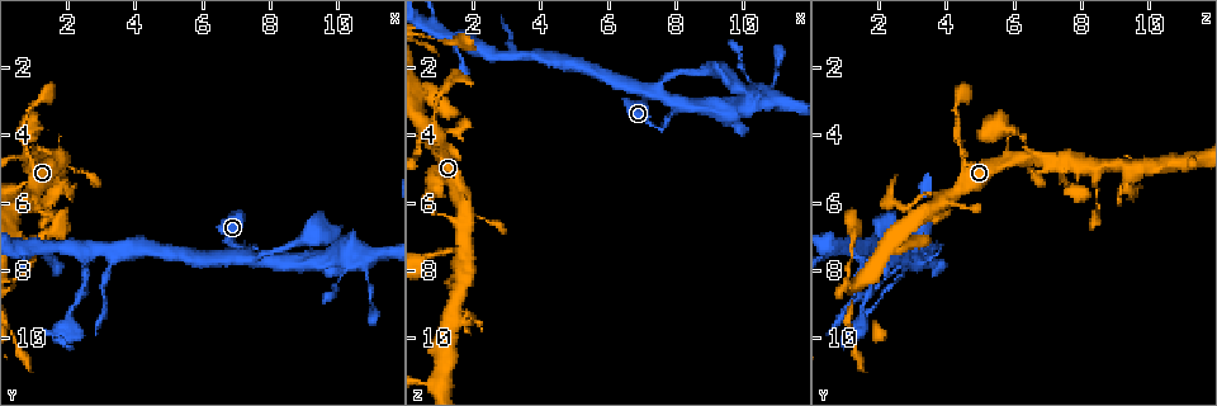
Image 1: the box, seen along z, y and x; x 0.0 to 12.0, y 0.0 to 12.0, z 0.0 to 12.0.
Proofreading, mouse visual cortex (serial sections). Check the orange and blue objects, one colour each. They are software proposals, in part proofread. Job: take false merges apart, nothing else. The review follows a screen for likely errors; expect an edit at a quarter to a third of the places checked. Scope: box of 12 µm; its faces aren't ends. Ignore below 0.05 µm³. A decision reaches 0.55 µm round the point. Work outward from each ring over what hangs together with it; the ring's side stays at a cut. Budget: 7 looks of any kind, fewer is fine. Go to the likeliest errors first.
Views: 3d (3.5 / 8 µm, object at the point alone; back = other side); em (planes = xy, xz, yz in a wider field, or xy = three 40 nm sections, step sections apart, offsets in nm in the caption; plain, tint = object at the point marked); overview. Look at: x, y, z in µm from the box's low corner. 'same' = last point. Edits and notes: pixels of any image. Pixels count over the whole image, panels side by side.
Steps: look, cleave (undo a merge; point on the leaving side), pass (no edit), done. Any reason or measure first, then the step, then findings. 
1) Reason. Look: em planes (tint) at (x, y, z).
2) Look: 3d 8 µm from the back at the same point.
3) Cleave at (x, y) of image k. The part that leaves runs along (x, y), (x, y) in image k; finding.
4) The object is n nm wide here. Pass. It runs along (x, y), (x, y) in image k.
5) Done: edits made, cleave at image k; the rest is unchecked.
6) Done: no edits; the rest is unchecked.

Sharp bend. Look: 3d 3.5 µm at (1.7, 4.7, 6.3).

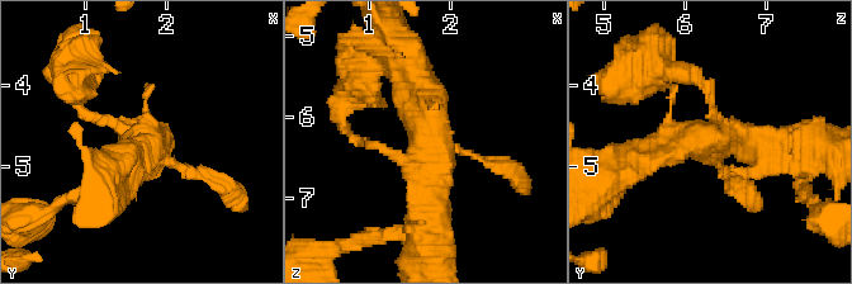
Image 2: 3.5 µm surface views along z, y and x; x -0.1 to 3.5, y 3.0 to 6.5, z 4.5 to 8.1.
Look: em xy step 5 (tint) at (1.80, 4.65, 6.35).

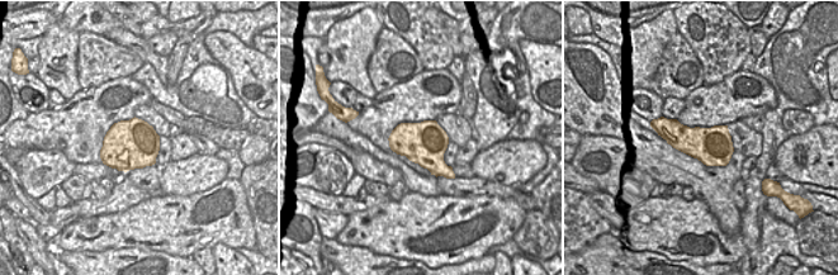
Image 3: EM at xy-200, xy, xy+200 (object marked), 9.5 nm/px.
Pass. It runs along (410, 70), (438, 145), (430, 223) in image 2; all the same cell.

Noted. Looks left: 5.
Abrupt turn. Look: 3d 3.5 µm at (7.6, 7.4, 3.8).

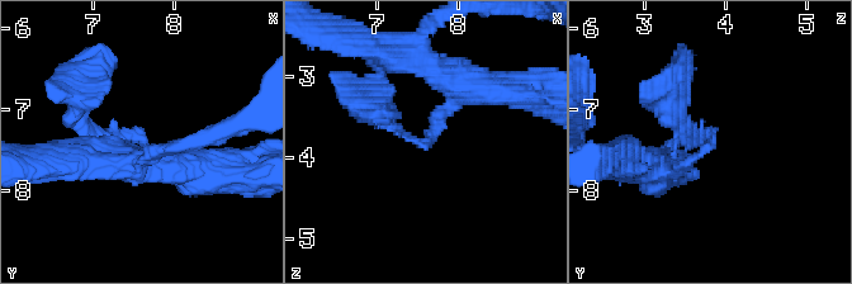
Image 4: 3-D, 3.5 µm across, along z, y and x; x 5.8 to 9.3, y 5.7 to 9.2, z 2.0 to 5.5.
Shape alone is not enough. Look: em planes (plain) at (7.60, 7.40, 3.80).

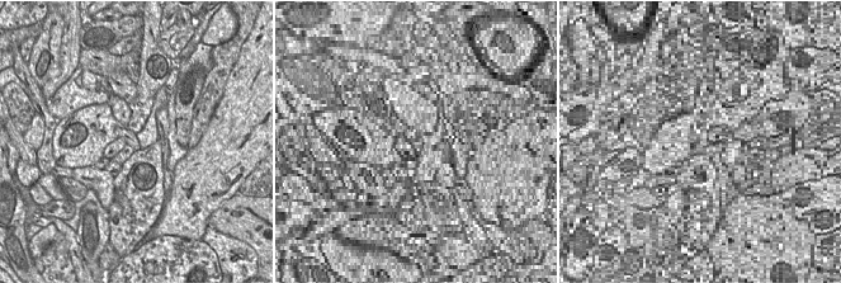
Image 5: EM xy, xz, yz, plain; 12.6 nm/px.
Look: em planes (tint) at the same point.

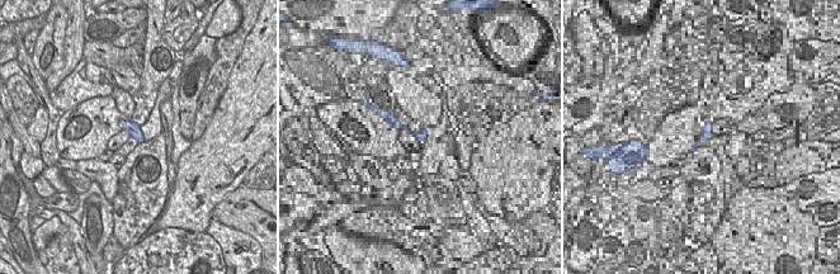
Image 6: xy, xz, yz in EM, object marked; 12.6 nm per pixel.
Pass. It runs along (364, 108), (426, 143), (458, 85) in image 4; one cell here.

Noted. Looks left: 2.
Done: no edits; the rest is unchecked.

